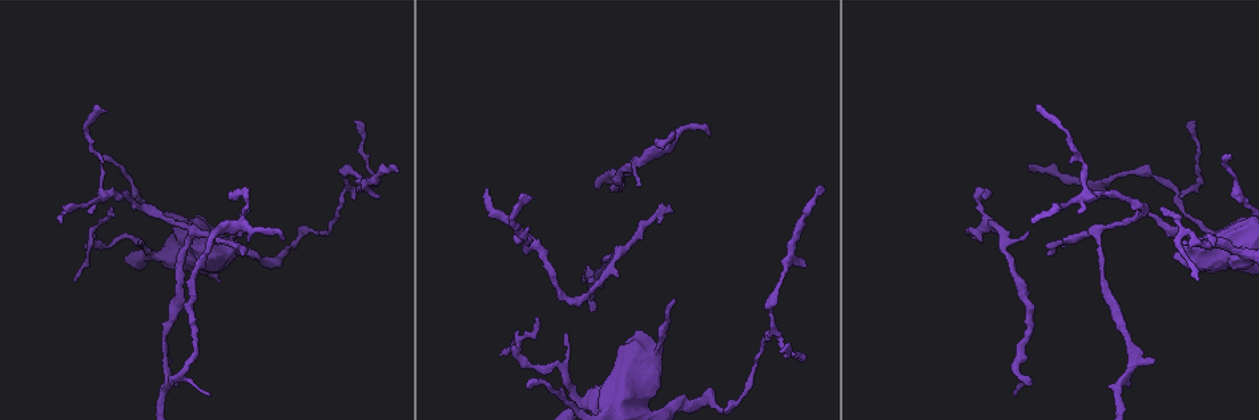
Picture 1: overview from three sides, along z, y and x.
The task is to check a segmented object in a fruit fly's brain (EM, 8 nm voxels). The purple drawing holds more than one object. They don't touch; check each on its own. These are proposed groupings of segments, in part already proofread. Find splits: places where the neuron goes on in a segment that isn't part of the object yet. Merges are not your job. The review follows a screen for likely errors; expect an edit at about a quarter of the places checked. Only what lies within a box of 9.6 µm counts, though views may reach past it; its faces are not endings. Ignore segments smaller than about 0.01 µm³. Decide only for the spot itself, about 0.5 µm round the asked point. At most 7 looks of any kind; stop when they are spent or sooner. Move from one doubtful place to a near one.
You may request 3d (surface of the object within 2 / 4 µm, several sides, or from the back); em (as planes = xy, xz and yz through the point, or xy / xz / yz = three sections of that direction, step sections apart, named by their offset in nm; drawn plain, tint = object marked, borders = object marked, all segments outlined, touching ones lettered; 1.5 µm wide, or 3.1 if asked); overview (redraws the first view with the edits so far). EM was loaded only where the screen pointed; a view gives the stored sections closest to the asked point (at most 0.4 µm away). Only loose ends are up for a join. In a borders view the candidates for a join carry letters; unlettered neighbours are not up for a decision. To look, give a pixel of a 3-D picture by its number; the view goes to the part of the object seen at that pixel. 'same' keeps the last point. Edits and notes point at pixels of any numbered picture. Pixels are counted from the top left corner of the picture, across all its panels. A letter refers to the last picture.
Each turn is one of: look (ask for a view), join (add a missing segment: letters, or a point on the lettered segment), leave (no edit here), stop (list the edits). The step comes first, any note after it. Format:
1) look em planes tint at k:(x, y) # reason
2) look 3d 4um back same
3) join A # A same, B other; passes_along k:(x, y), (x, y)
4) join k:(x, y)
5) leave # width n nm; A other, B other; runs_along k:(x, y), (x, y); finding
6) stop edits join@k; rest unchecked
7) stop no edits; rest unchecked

look em yz step 4 borders at 1:(233, 200) # tapers out

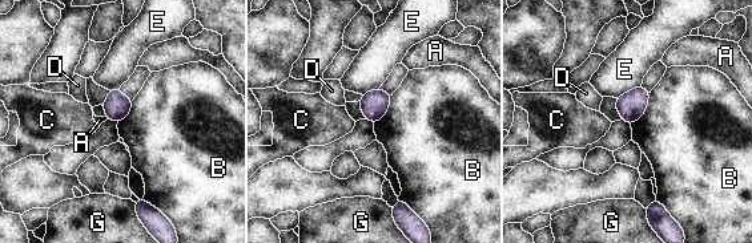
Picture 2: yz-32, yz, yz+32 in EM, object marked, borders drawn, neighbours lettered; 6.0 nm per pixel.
look em planes borders same # cut it another way

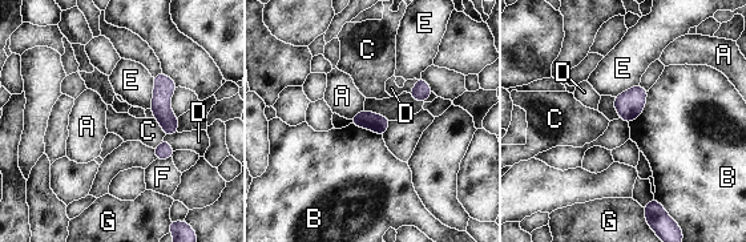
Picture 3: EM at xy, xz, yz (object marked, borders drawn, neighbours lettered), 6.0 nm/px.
leave # A other, B other, C other, D other, E other, F other, G other; border 3:(649, 91), (644, 111), (629, 124); no lettered segment goes on from it

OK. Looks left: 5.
look 3d 4um at 1:(530, 196) # tapers out

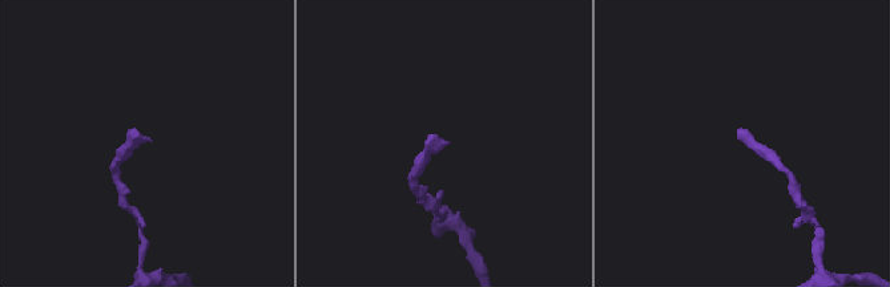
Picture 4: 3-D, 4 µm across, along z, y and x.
look em yz step 4 tint at 4:(149, 141) # need the tissue

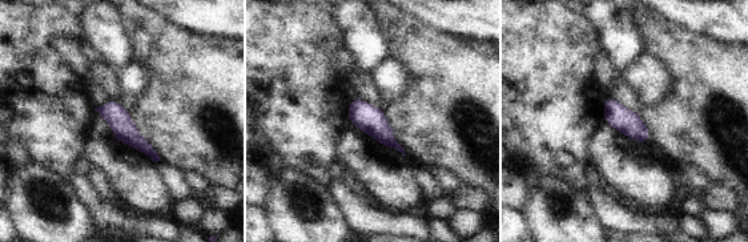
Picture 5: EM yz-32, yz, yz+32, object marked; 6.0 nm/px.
look em planes borders same # another direction

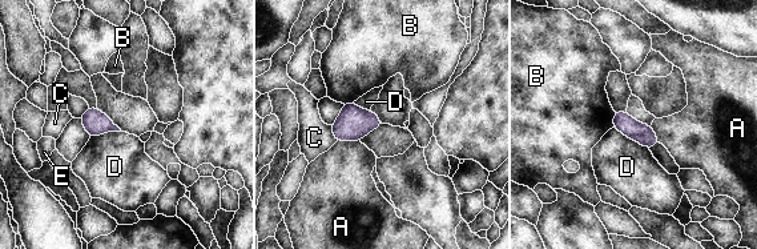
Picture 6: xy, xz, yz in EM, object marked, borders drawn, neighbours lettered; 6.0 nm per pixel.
leave # width 80 nm; longest_contact D 260 nm; A other, B other, C other, D other, E other; no lettered segment goes on from it

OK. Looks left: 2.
stop no edits; rest unchecked

